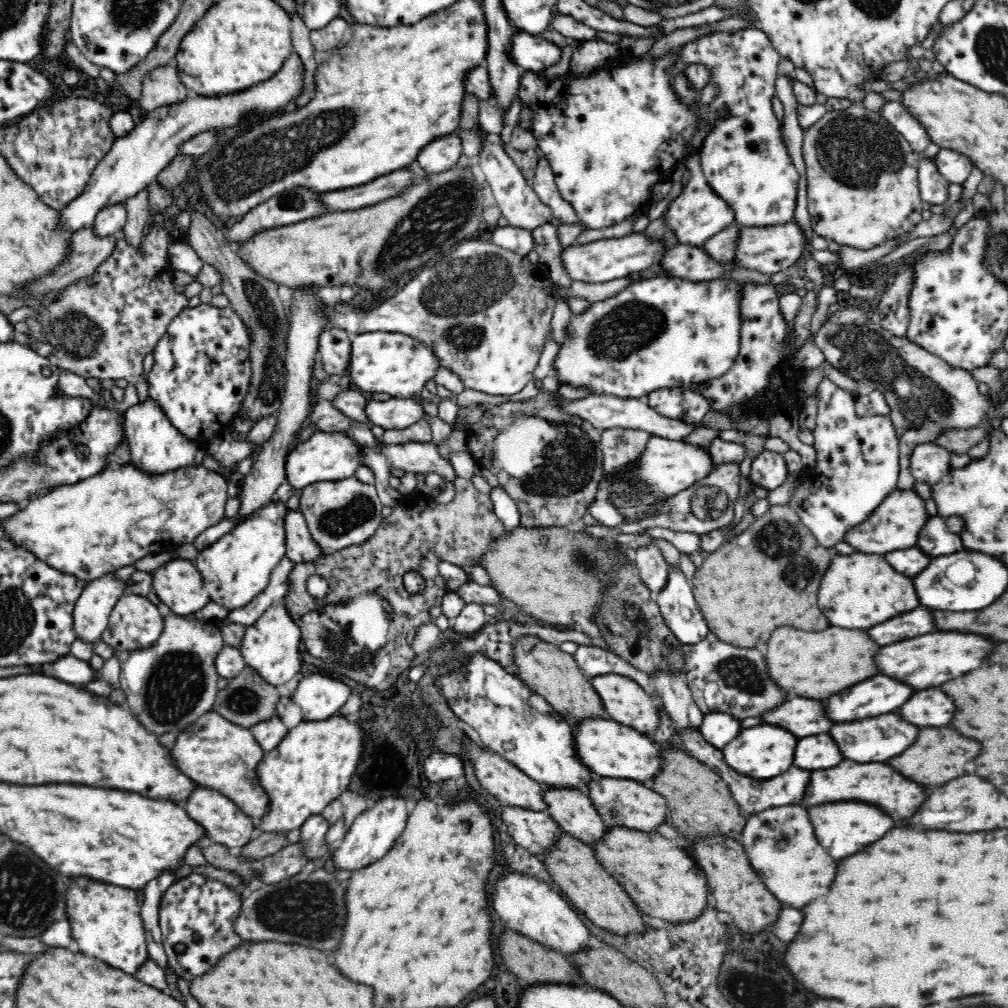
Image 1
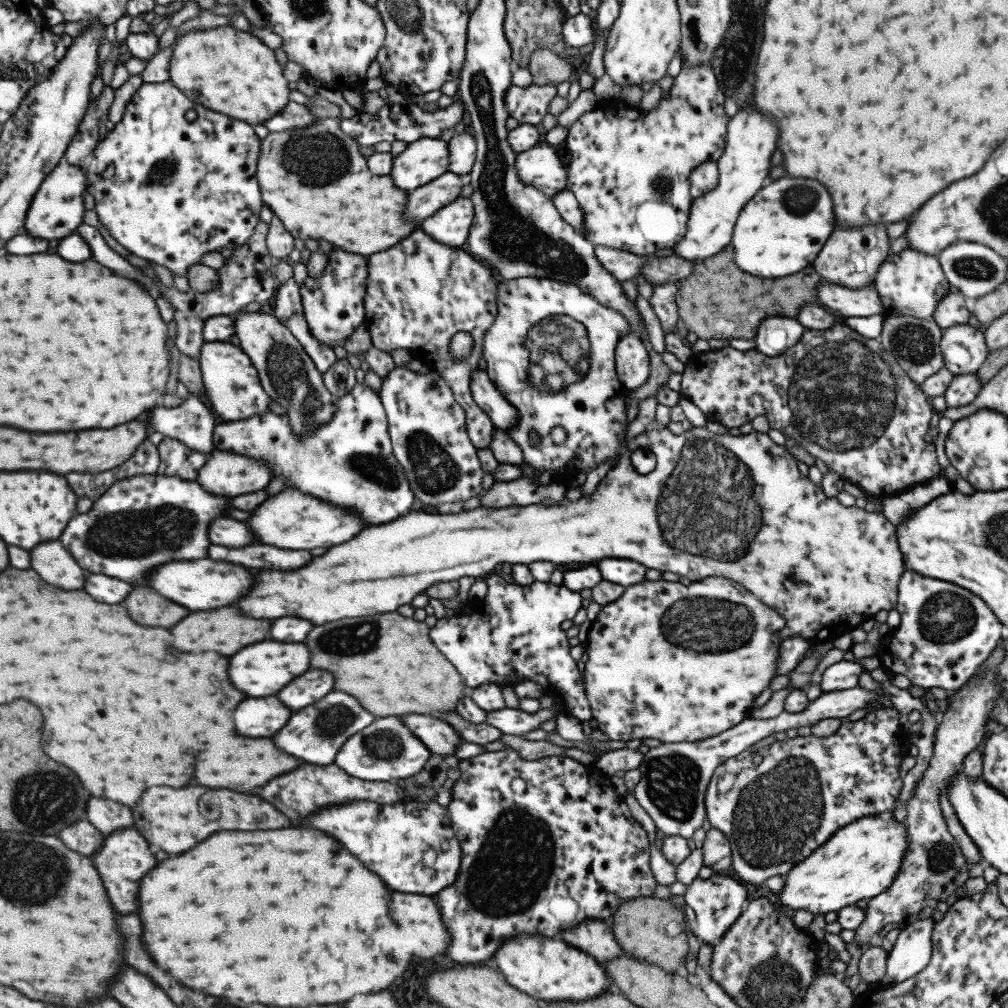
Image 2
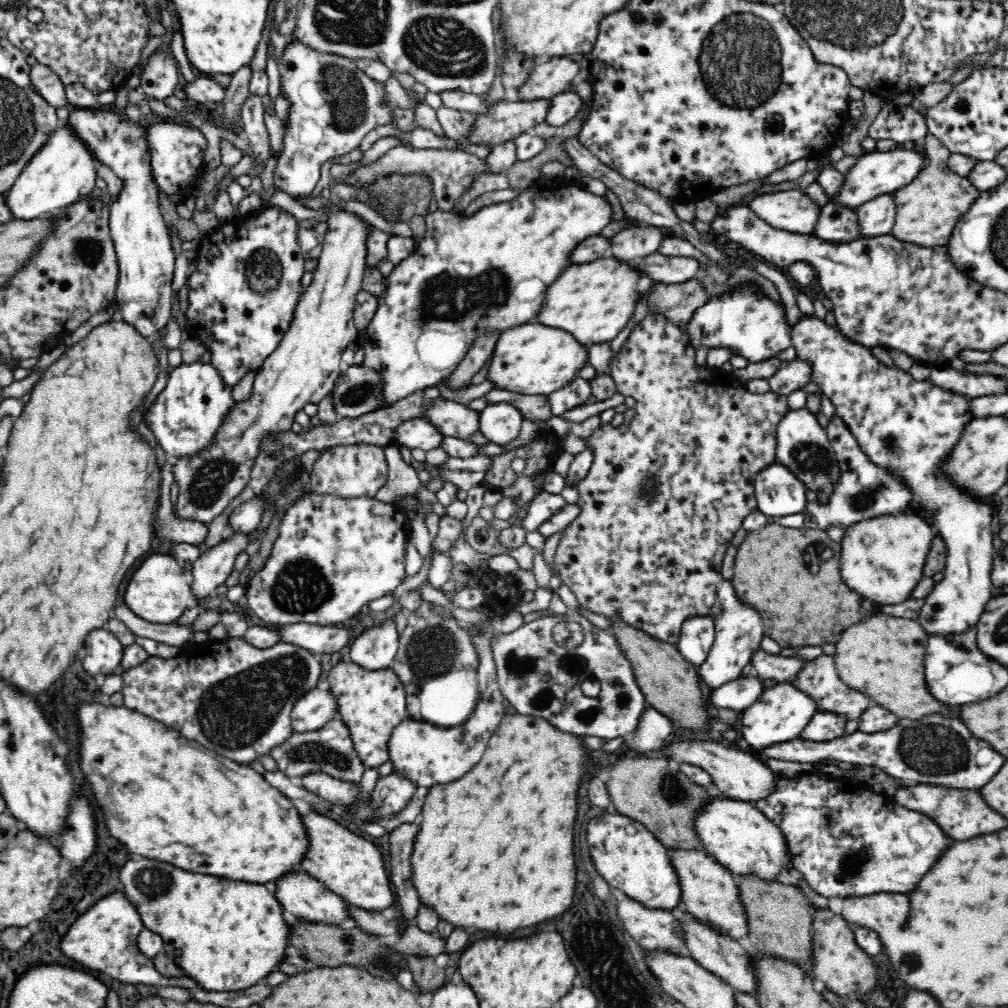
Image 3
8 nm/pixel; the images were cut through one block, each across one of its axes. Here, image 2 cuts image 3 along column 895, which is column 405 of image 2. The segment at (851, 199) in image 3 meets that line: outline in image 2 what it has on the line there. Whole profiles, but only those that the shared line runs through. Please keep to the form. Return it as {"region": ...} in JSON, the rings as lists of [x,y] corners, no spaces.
{"region":[[[420,138],[407,144],[393,160],[390,176],[399,190],[410,192],[448,172],[448,142],[439,138]]]}

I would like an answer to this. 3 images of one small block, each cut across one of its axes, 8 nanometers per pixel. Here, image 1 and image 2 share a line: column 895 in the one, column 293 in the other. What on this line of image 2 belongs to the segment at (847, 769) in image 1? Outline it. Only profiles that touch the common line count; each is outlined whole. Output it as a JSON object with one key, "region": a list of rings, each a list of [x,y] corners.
{"region":[[[300,764],[296,770],[272,778],[272,782],[264,784],[262,788],[258,788],[252,794],[260,796],[262,800],[266,800],[274,808],[278,808],[290,820],[300,820],[300,818],[308,816],[310,812],[316,812],[324,806],[342,804],[344,800],[372,800],[372,802],[380,802],[380,804],[396,804],[402,798],[409,798],[397,782],[364,782],[360,778],[352,778],[350,774],[340,770],[336,764],[330,764],[330,766]]]}

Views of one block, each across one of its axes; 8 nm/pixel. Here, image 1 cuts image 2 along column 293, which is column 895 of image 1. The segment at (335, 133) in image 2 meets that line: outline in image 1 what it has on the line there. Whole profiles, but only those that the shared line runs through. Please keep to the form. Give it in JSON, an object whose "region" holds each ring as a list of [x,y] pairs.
{"region":[[[860,104],[826,111],[804,131],[802,150],[807,176],[807,210],[818,236],[830,238],[840,246],[868,250],[890,238],[904,236],[923,220],[917,177],[921,154],[878,111],[869,111]]]}

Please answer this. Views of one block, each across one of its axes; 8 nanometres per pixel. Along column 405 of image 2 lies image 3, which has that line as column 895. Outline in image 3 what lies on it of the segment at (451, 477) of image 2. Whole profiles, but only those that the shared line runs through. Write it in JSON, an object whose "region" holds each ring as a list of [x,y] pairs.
{"region":[[[803,314],[800,317],[794,329],[794,335],[791,338],[791,345],[796,348],[796,357],[800,357],[800,359],[804,359],[804,361],[812,361],[812,376],[810,376],[812,377],[812,382],[818,385],[820,395],[825,394],[828,398],[830,398],[831,402],[835,406],[836,414],[838,417],[842,418],[844,422],[846,422],[848,429],[852,431],[852,434],[856,437],[856,441],[860,443],[860,449],[862,449],[862,452],[868,455],[868,459],[870,459],[874,465],[880,465],[884,467],[884,469],[888,469],[891,474],[895,474],[895,476],[899,476],[899,478],[903,479],[906,487],[908,487],[908,489],[912,491],[912,495],[914,495],[913,502],[916,504],[916,512],[923,515],[924,518],[930,522],[932,528],[934,528],[937,533],[940,533],[940,537],[946,541],[946,566],[944,568],[944,578],[935,583],[932,591],[926,598],[924,598],[925,604],[922,606],[917,619],[920,626],[923,626],[923,629],[928,635],[950,633],[962,634],[962,632],[966,632],[966,630],[970,630],[970,628],[975,628],[978,620],[980,620],[980,616],[982,616],[982,613],[986,610],[988,600],[994,596],[994,586],[991,581],[991,572],[993,558],[996,556],[995,549],[992,546],[992,539],[994,538],[995,533],[992,531],[992,526],[990,525],[992,524],[993,508],[980,498],[974,498],[971,494],[964,494],[963,490],[960,490],[957,486],[951,484],[951,481],[948,481],[948,479],[942,475],[942,472],[939,472],[941,462],[945,461],[945,458],[951,453],[954,445],[956,445],[959,441],[964,427],[972,420],[971,412],[969,411],[969,402],[972,398],[962,396],[961,394],[954,394],[951,390],[940,388],[937,385],[937,380],[935,378],[916,380],[915,378],[912,378],[912,375],[909,372],[898,369],[897,367],[886,366],[886,364],[882,363],[882,361],[872,355],[872,351],[870,349],[847,340],[846,337],[844,337],[844,335],[837,330],[837,327],[828,325],[825,319],[818,319],[814,314]]]}

